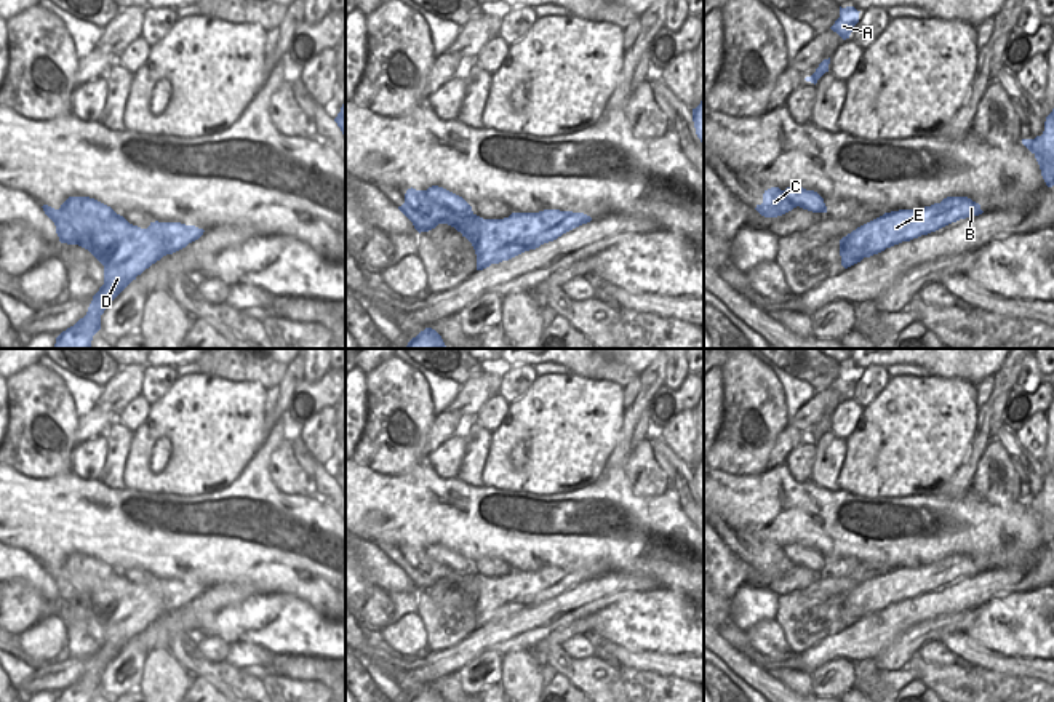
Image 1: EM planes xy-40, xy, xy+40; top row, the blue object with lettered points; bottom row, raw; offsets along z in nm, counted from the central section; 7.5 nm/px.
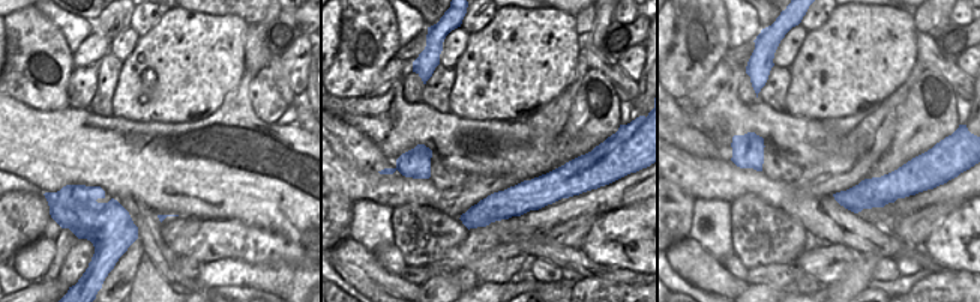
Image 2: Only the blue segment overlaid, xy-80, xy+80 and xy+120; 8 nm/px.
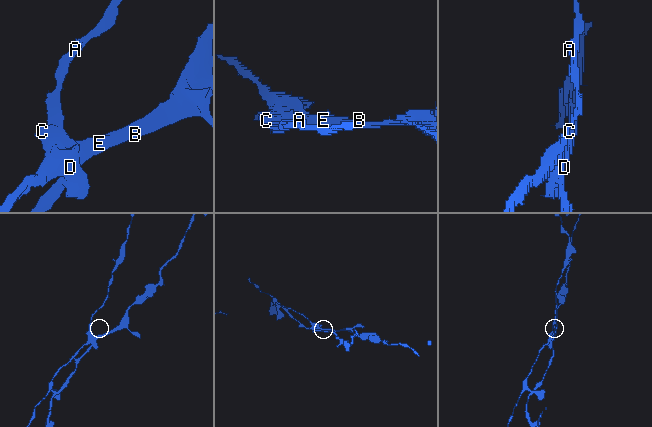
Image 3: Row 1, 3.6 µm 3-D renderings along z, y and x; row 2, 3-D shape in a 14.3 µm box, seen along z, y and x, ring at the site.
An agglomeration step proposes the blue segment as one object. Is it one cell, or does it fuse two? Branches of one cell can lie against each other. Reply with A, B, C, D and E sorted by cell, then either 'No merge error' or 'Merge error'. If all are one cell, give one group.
Groups: A C D / B E. Merge error

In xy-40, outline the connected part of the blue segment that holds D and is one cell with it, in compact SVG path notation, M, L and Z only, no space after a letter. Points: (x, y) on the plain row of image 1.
M69 555L59 568L42 566L54 580L61 601L88 608L104 624L104 643L88 665L99 676L138 633L170 612L157 587L133 584L94 556Z

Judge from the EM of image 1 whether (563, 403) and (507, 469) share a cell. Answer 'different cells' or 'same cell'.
same cell

